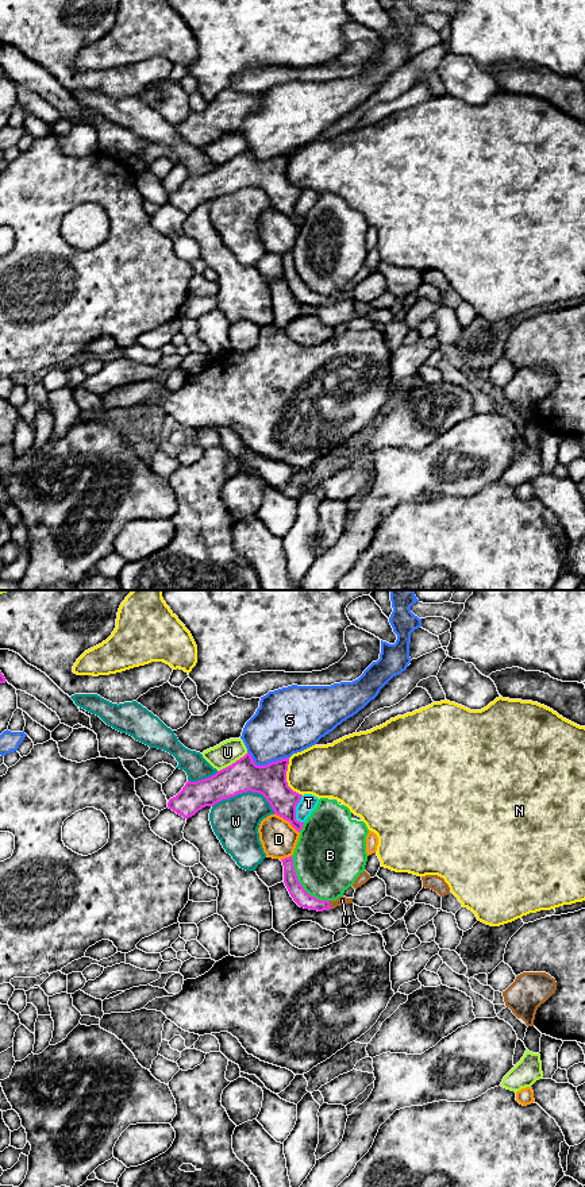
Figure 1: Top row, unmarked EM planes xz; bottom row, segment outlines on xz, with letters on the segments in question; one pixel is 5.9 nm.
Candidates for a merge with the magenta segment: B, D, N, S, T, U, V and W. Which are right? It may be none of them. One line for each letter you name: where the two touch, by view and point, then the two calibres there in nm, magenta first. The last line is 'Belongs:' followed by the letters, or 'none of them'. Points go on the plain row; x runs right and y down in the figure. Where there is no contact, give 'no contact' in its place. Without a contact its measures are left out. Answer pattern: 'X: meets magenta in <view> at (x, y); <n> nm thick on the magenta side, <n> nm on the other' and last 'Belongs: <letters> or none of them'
V: meets magenta in xz at (328, 300); 90 nm thick on the magenta side, 50 nm on the other
Belongs: V

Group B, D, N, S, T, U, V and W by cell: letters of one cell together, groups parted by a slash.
B / D / N / S / T / U / V / W

